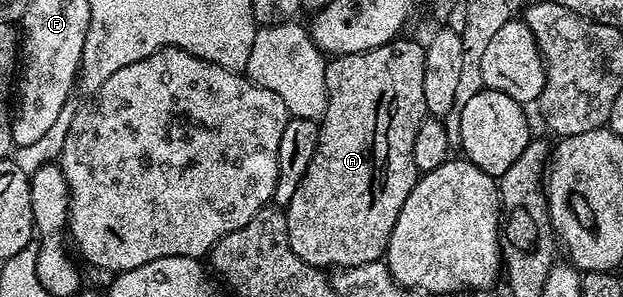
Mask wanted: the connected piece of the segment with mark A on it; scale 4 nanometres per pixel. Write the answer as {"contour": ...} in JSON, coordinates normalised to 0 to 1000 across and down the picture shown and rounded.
{"contour":[[[639,121],[631,138],[615,148],[600,168],[584,168],[575,182],[543,182],[526,199],[522,226],[522,279],[528,300],[528,347],[522,367],[522,394],[514,401],[512,485],[506,498],[506,525],[499,525],[499,552],[493,552],[493,579],[486,579],[486,606],[474,633],[474,660],[454,700],[461,741],[461,795],[474,862],[486,875],[496,896],[523,902],[552,902],[575,896],[576,889],[596,889],[607,879],[616,859],[621,822],[628,808],[628,768],[634,768],[634,741],[640,741],[640,710],[660,660],[660,633],[666,633],[673,576],[666,566],[666,444],[673,444],[673,418],[685,394],[682,340],[679,337],[679,202],[682,199],[682,158],[673,138],[661,141],[652,121]]]}

